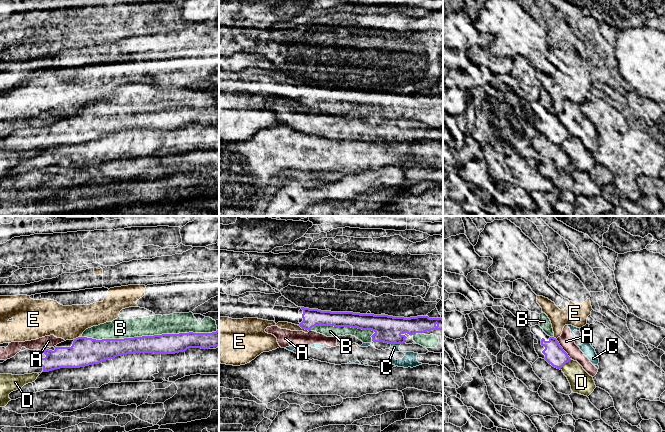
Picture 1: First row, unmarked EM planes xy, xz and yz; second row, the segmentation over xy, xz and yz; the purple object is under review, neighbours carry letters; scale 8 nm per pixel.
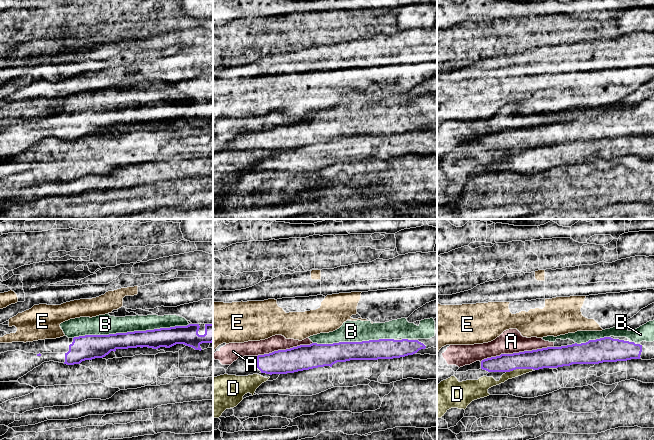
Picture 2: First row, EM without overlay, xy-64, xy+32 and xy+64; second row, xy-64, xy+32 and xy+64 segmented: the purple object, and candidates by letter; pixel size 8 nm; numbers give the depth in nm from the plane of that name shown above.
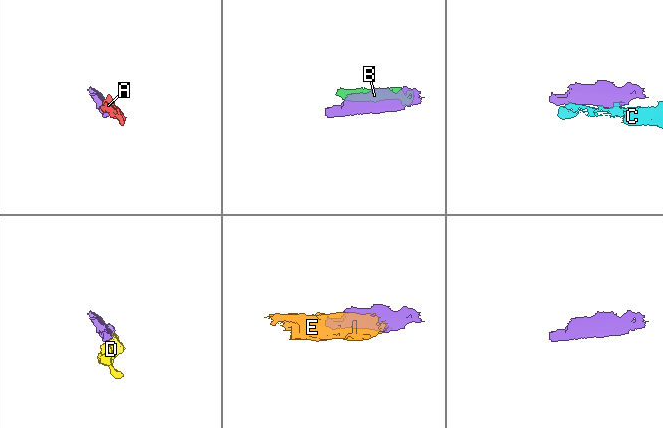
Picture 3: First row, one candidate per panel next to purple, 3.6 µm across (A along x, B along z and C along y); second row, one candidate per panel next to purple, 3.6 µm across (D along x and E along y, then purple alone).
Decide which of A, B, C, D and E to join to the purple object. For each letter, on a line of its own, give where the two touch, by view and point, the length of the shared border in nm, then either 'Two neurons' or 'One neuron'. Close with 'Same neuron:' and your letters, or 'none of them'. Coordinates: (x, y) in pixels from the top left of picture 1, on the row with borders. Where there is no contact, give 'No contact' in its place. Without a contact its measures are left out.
A: Touches purple at yz (562, 349). Shared border 200 nm. Two neurons
B: Touches purple at xy (149, 336). Shared border 1100 nm. One neuron
C: Touches purple at xz (396, 343). Shared border 80 nm. Two neurons
D: Touches purple at yz (565, 363). Shared border 130 nm. Two neurons
E: Touches purple at xz (304, 328). Shared border 90 nm. Two neurons
Same neuron: B

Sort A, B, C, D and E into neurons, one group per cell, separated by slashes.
A C / B / D / E

